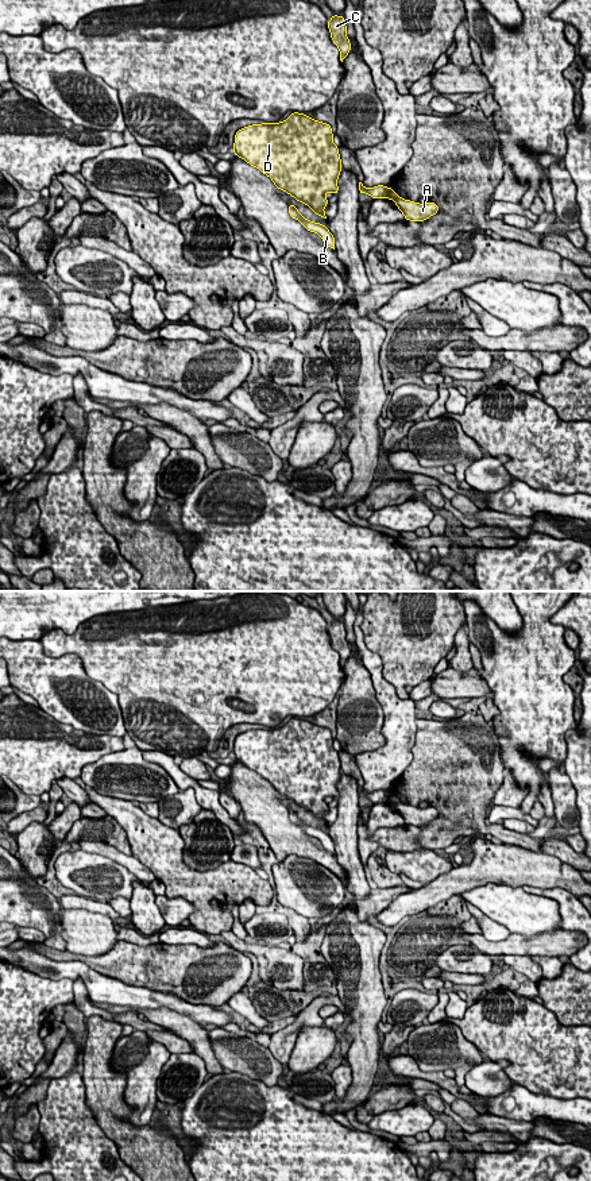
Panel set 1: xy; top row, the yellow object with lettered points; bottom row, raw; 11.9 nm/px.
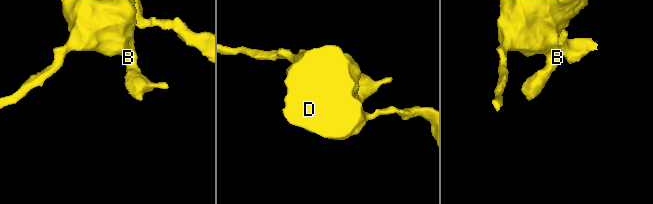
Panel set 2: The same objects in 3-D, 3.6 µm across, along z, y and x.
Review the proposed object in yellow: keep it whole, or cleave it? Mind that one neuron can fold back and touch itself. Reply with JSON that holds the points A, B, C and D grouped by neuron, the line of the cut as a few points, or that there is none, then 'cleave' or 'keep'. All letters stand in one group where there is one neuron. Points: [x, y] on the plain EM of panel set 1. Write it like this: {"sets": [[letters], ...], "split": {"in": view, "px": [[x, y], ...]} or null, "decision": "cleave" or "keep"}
{"sets": [["A"], ["B", "C", "D"]], "split": {"in": "xy", "px": [[386, 794], [387, 802]]}, "decision": "cleave"}

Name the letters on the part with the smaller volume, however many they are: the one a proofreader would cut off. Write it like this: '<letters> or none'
B, C, D

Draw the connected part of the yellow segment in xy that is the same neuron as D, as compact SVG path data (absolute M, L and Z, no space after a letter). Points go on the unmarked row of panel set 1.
M293 717L282 727L240 733L232 756L269 780L274 790L327 823L325 799L339 798L339 752L328 727Z

